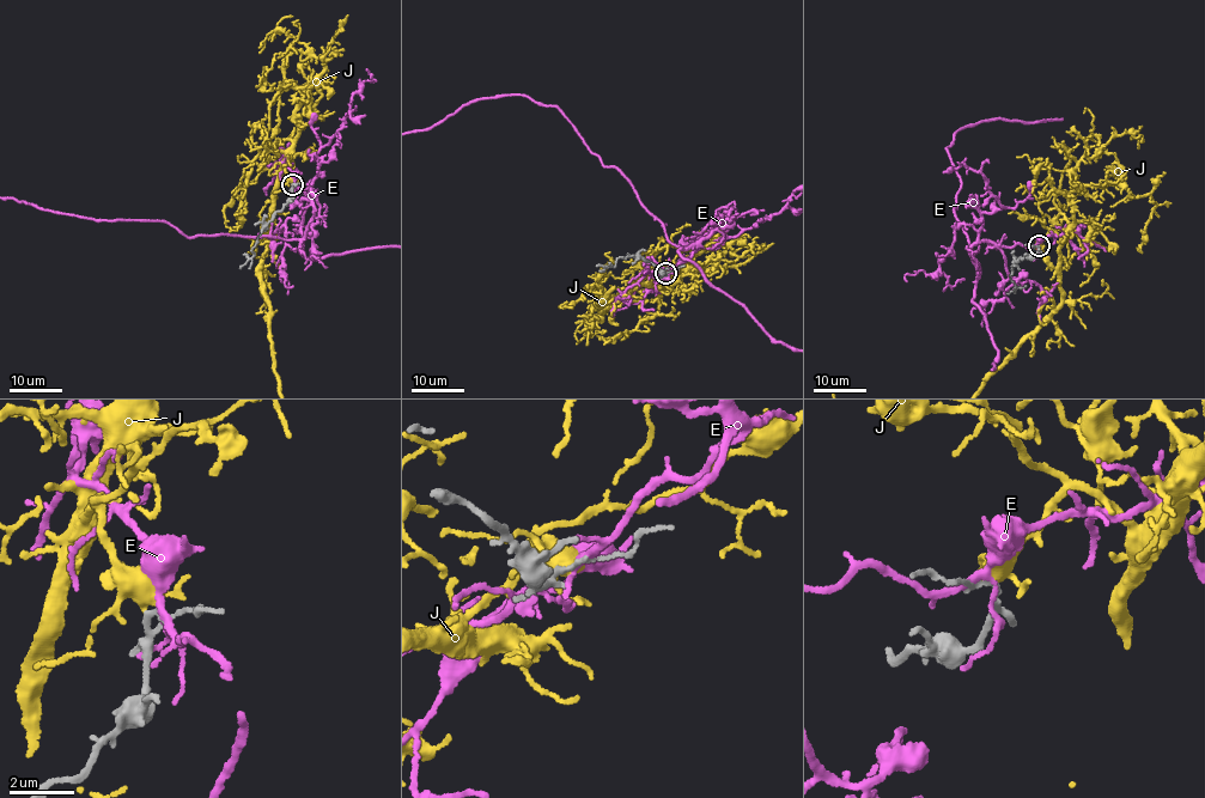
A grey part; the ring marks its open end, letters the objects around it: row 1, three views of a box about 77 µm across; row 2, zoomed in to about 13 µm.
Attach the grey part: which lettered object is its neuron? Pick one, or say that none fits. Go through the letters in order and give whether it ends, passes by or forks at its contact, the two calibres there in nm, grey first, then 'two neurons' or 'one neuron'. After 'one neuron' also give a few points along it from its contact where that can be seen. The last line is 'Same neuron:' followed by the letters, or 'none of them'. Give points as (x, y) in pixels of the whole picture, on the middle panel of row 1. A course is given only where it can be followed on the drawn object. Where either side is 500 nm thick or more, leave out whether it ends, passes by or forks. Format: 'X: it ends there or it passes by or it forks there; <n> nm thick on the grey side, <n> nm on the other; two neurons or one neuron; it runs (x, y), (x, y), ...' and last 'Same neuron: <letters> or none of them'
E: it forks there; 130 nm thick on the grey side, 190 nm on the other; two neurons
J: it forks there; 160 nm thick on the grey side, 340 nm on the other; one neuron
Same neuron: J

